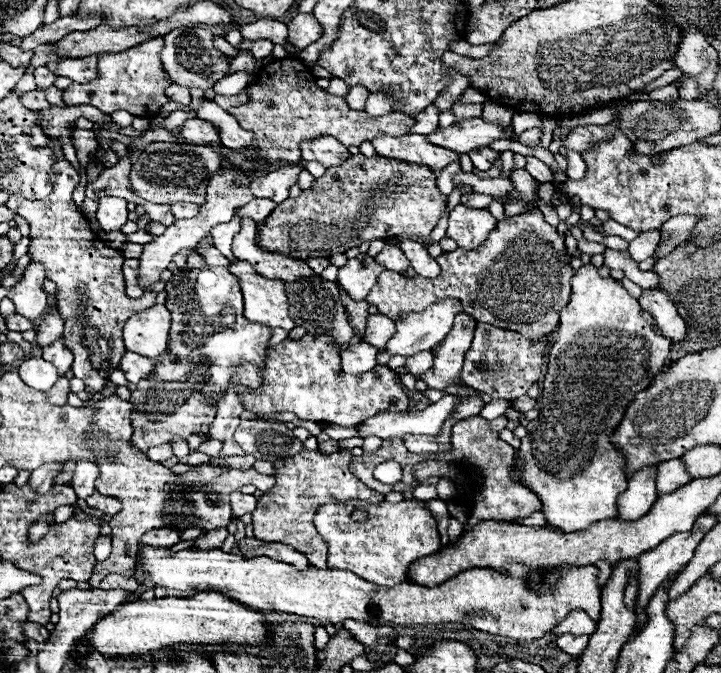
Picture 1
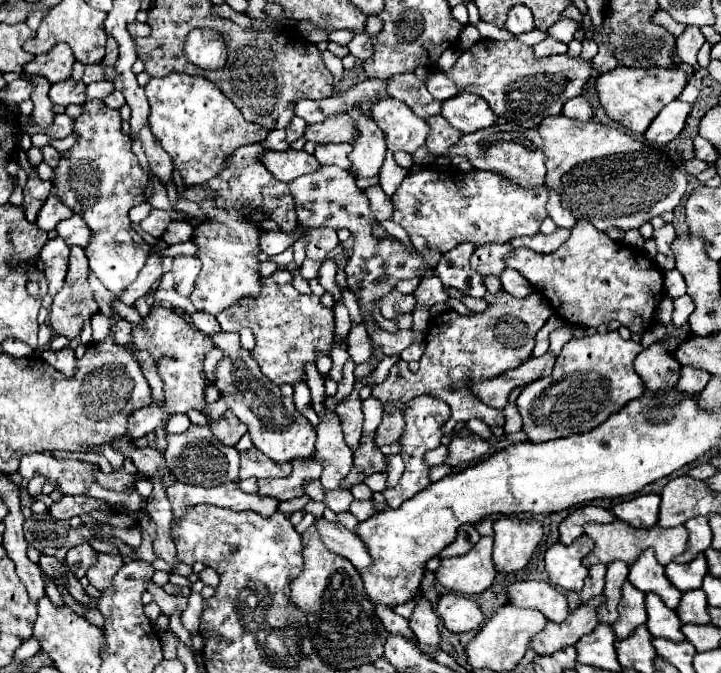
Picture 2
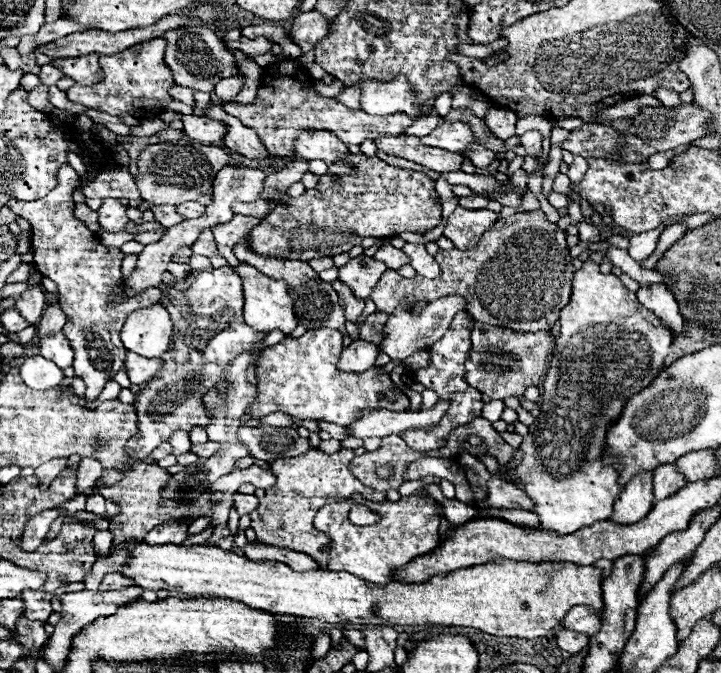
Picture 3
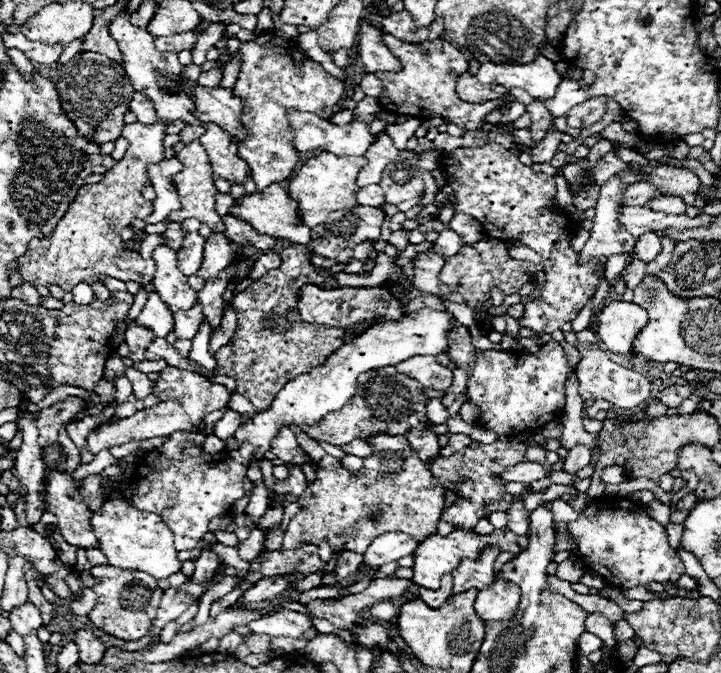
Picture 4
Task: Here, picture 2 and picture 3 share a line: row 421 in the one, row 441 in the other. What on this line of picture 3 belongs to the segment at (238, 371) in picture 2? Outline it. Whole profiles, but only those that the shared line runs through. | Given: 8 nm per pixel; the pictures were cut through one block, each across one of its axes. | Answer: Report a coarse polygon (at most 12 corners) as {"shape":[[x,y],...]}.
{"shape":[[240,426],[250,456],[266,462],[310,450],[290,428]]}

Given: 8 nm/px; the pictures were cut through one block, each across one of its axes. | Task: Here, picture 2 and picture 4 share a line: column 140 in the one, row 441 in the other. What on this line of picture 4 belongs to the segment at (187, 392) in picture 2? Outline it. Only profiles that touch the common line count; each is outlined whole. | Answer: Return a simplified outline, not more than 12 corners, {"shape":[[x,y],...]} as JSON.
{"shape":[[394,366],[368,370],[344,408],[302,430],[336,446],[404,434],[426,462],[430,398]]}

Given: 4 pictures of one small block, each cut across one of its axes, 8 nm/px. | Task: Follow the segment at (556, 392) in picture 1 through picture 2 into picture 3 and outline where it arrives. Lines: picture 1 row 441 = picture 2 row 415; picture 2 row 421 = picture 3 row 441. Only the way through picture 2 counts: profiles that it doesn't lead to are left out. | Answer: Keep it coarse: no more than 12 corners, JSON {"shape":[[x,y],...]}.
{"shape":[[586,260],[508,464],[544,530],[608,520],[606,432],[672,334]]}

